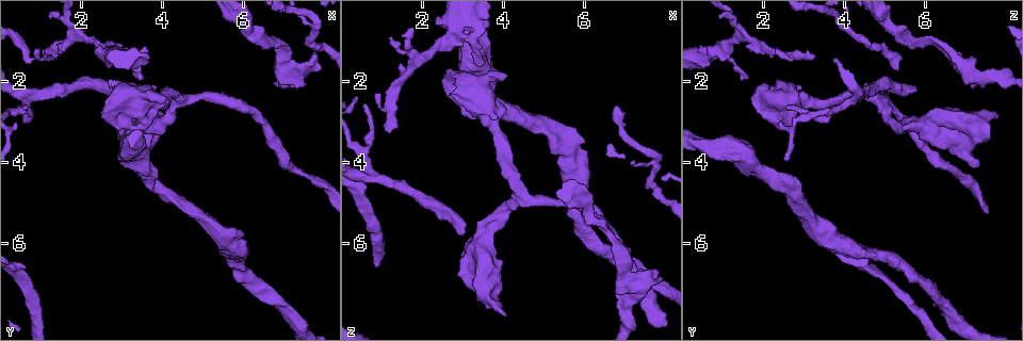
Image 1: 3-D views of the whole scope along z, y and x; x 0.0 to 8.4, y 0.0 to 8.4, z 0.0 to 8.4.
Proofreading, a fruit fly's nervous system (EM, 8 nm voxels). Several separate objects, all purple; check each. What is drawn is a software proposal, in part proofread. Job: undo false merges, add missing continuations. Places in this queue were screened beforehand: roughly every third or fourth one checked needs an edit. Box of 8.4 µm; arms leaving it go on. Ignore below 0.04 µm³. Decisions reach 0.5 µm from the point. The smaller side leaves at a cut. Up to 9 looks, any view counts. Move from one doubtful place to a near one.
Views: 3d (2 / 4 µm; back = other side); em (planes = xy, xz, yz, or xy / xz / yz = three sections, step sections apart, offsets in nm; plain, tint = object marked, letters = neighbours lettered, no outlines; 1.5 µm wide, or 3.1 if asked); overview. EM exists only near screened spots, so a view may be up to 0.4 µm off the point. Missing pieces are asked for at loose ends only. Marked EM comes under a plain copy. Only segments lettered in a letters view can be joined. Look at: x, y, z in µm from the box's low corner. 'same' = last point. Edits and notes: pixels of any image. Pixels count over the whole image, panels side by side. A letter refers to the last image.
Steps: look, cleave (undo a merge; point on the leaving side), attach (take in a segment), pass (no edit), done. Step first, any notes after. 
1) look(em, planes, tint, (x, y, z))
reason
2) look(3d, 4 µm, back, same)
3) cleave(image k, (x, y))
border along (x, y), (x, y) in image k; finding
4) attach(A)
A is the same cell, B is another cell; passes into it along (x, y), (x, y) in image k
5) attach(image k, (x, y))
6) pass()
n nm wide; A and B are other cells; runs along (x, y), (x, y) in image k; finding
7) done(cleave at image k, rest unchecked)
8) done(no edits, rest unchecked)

look(3d, 4 µm, (2.70, 2.00, 2.30))
branch stops here

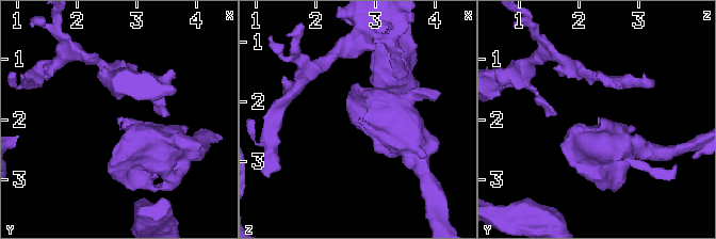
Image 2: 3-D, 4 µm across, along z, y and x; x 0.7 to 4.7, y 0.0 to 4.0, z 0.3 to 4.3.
look(em, yz, step 8, letters, (2.70, 2.05, 2.35))

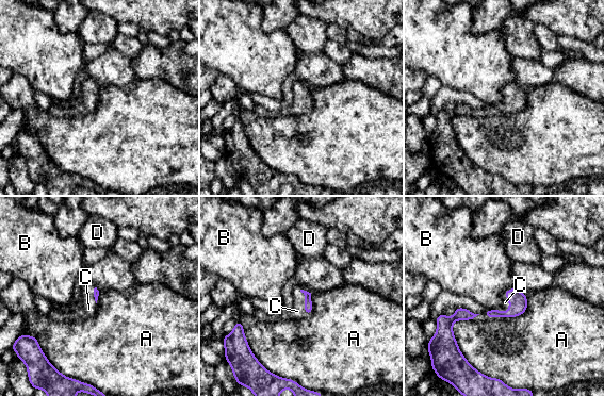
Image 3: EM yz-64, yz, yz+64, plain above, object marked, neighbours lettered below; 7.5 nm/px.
look(em, planes, letters, same)
another direction

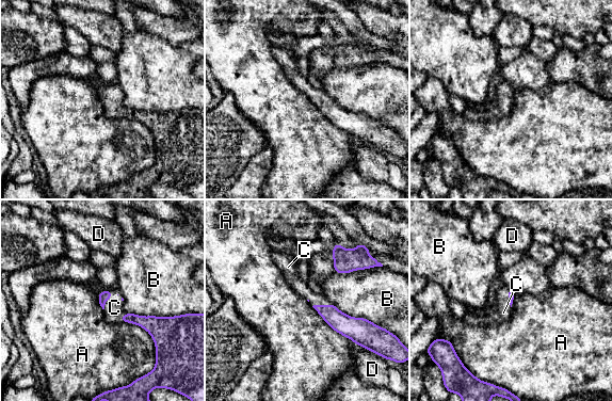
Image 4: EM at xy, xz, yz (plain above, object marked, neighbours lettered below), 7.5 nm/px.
attach(C)
C is the same cell, A, B and D are other cells; passes into it along (102, 297), (107, 299), (114, 307) in image 4; it goes on there

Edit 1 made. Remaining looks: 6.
look(overview)
redraw

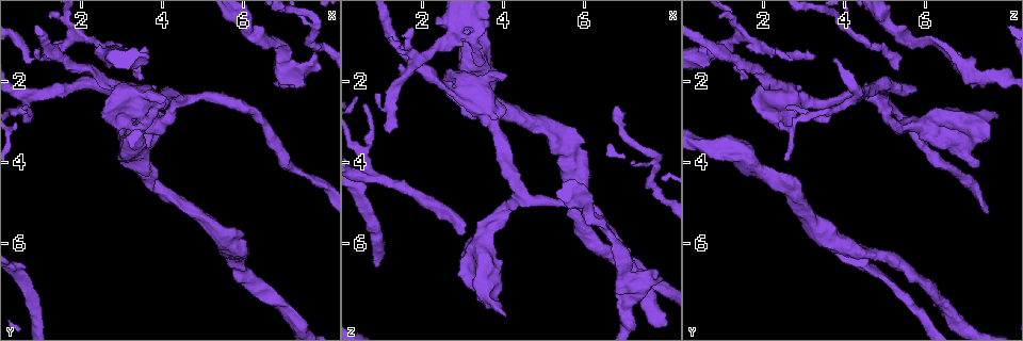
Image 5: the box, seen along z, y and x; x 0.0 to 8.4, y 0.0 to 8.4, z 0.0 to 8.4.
look(3d, 2 µm, (1.15, 1.40, 3.30))
branch stops here

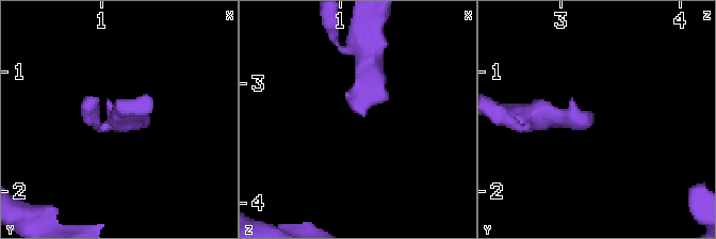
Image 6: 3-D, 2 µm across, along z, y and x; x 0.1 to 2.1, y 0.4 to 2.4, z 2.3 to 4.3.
look(em, planes, letters, (1.12, 1.48, 3.26))
need the tissue

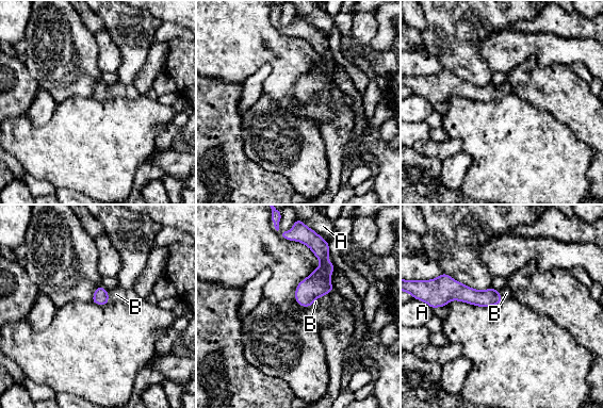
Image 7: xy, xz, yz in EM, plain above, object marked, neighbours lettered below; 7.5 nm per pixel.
attach(B)
110 nm wide; B is the same cell, A is another cell; passes into it along (100, 296), (108, 296), (116, 294) in image 7; the cell continues

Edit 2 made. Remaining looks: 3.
look(em, yz, step 4, tint, (3.15, 3.65, 0.80))
thick turns thin

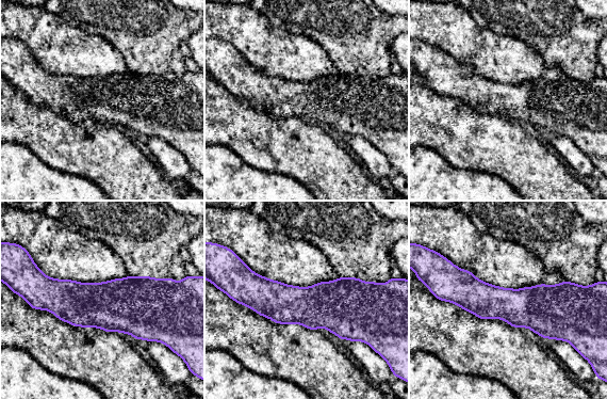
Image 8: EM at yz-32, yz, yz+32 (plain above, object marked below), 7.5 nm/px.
look(em, planes, letters, same)

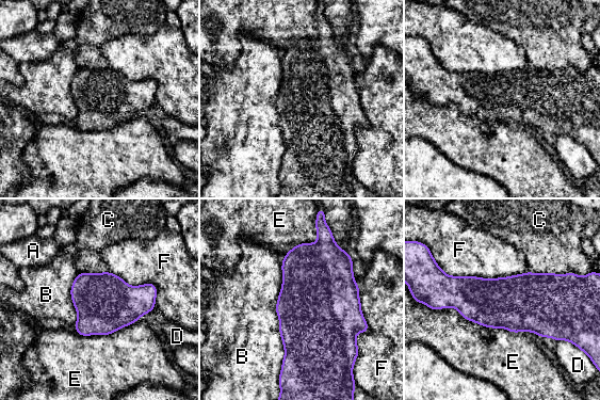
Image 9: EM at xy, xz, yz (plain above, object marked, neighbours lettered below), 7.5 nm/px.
pass()
B touches over 850 nm; A, B, C, D, E and F are other cells; all the same cell

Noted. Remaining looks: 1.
done(attach at image 4, attach at image 7, rest unchecked)

